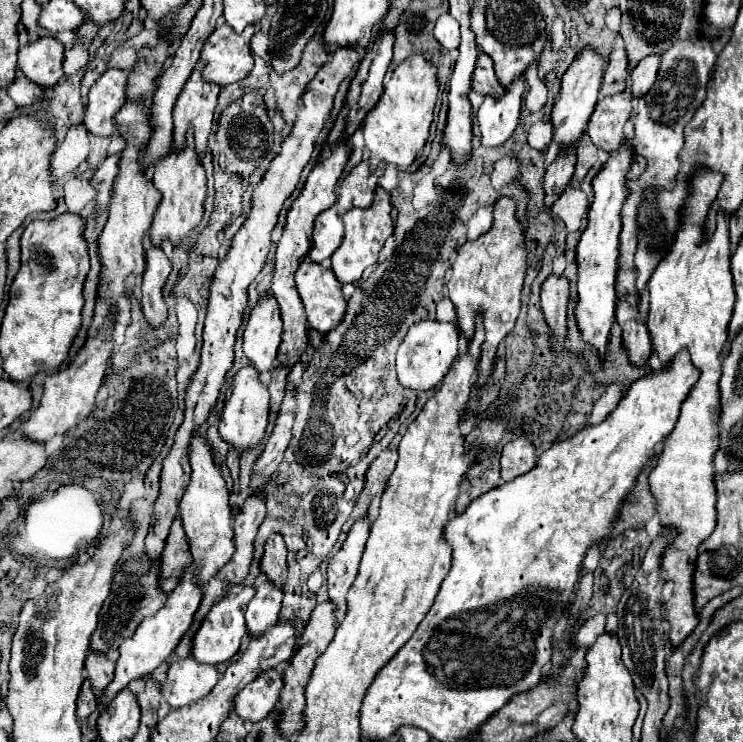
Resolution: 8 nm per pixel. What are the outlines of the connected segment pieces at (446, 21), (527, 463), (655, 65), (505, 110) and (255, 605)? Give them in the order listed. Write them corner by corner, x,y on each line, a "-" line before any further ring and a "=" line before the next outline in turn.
443,14
437,24
435,24
435,38
439,40
439,44
445,50
455,50
459,48
461,42
461,34
459,34
459,24
457,20
453,20
451,14
=
527,440
507,442
501,452
501,478
513,480
535,466
535,446
=
659,54
657,56
647,56
645,60
641,60
641,64
637,64
637,68
629,74
629,86
631,86
633,96
641,98
645,92
649,92
649,88
657,80
659,64
661,64
=
517,80
505,88
503,98
495,100
493,96
485,96
481,108
477,110
481,146
485,148
501,146
507,138
511,138
513,130
519,124
523,92
525,92
525,82
=
267,580
257,582
255,588
257,588
257,594
245,610
245,620
247,620
249,634
261,636
261,632
265,634
269,628
273,628
277,624
283,592
279,586
271,584

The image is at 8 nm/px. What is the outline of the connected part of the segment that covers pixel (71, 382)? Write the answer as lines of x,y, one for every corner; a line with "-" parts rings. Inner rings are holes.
105,316
101,320
101,326
97,328
97,336
89,336
77,358
69,364
67,370
61,370
53,376
45,378
45,390
39,408
29,416
29,420
23,422
19,436
29,442
45,444
57,434
65,434
67,430
75,428
79,422
83,422
93,408
95,396
99,392
99,386
105,378
105,364
111,356
113,348
113,318

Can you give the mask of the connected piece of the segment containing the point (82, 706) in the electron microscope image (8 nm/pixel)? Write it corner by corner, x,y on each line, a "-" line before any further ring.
87,678
83,682
83,688
81,688
81,694
77,700
77,718
87,718
95,708
97,708
97,696
91,688
91,680

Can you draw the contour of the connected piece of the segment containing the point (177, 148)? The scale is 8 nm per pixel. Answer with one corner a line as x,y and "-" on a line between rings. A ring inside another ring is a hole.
201,66
193,70
173,110
173,152
181,152
187,144
187,130
193,128
195,152
201,156
207,150
207,138
213,126
213,110
217,106
219,86
201,80

